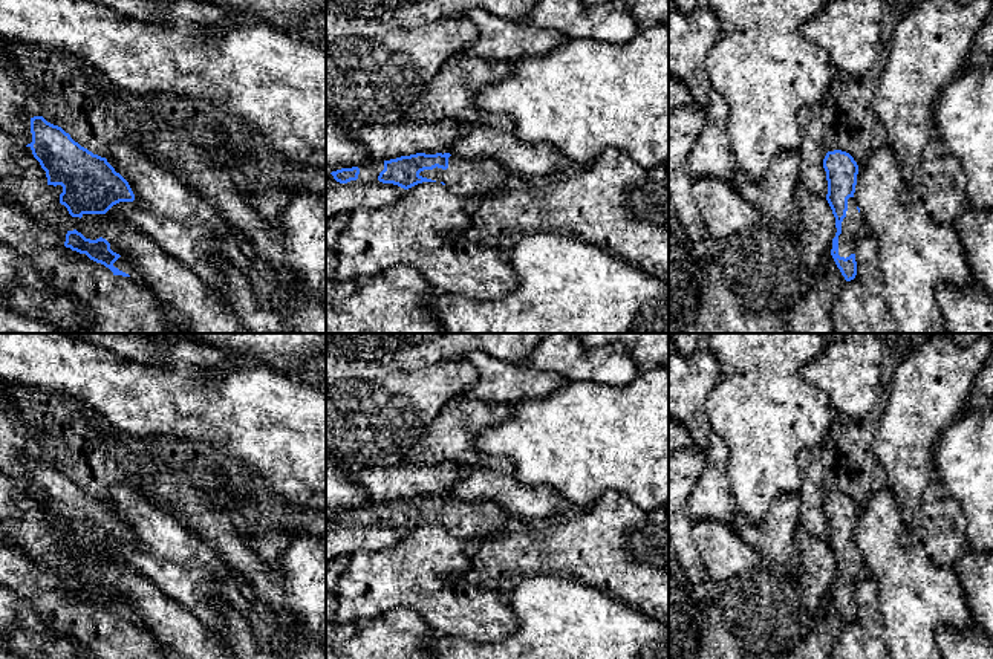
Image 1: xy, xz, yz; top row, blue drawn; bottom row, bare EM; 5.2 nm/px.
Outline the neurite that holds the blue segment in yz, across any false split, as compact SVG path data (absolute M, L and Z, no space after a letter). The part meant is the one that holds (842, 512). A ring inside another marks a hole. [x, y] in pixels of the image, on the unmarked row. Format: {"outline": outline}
{"outline": "M834 492L826 495L823 511L828 523L826 543L837 570L831 598L845 622L851 624L857 618L854 592L857 583L868 573L868 567L854 543L858 508L849 495Z"}

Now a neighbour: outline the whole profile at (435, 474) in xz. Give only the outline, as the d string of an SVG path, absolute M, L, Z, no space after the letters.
M441 462L435 465L425 465L424 468L424 495L448 495L448 489L467 477L471 469L465 465L456 465L453 462Z

